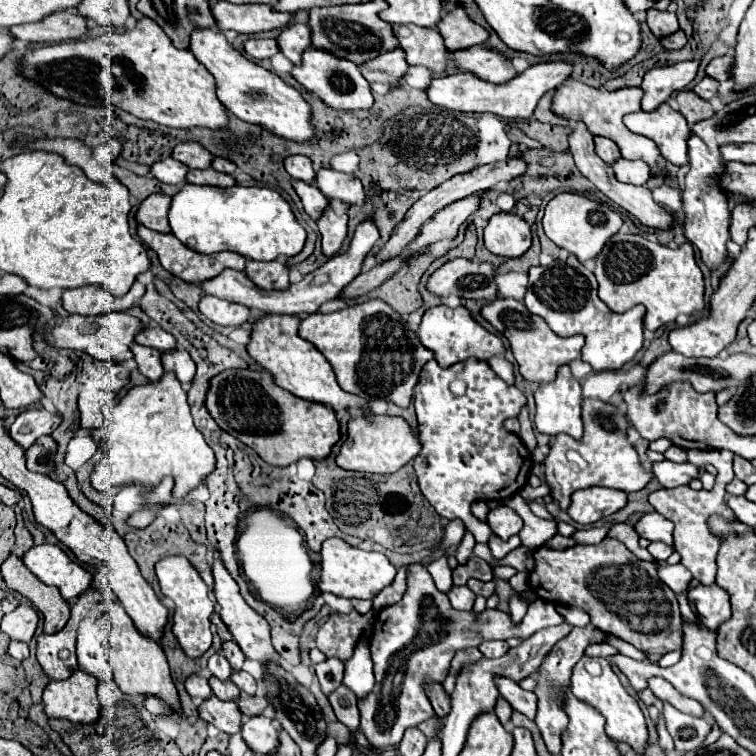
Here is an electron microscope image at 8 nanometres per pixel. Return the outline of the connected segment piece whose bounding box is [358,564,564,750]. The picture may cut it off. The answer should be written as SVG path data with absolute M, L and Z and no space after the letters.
M412 564L404 598L388 608L382 608L372 626L370 654L374 662L376 686L366 700L358 700L362 718L360 730L378 750L398 744L406 728L418 726L434 716L430 700L424 694L422 680L444 682L456 650L480 646L488 640L508 640L512 636L524 640L542 628L558 626L562 622L564 618L556 612L554 604L540 598L528 606L528 612L518 626L514 626L512 618L500 610L484 610L482 614L458 612L450 606L448 596L436 590L428 570L422 564Z

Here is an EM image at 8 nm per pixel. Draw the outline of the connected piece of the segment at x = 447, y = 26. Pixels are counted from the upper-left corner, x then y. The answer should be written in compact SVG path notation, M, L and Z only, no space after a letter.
M454 8L442 20L436 24L436 30L444 38L444 46L454 52L454 50L464 50L476 44L484 44L488 40L488 32L474 24L462 8Z

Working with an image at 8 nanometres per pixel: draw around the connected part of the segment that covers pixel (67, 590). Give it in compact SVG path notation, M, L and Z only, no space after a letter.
M54 544L34 546L22 560L38 580L56 586L66 600L78 598L90 588L92 574L82 564L70 560L68 554Z

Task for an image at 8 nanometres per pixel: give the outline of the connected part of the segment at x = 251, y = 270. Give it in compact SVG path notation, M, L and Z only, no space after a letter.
M248 262L246 276L264 290L284 290L288 288L288 268L282 262Z

